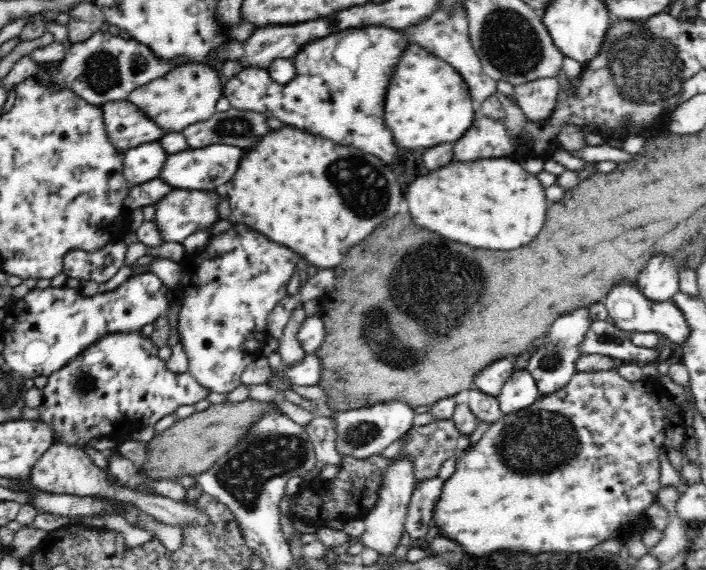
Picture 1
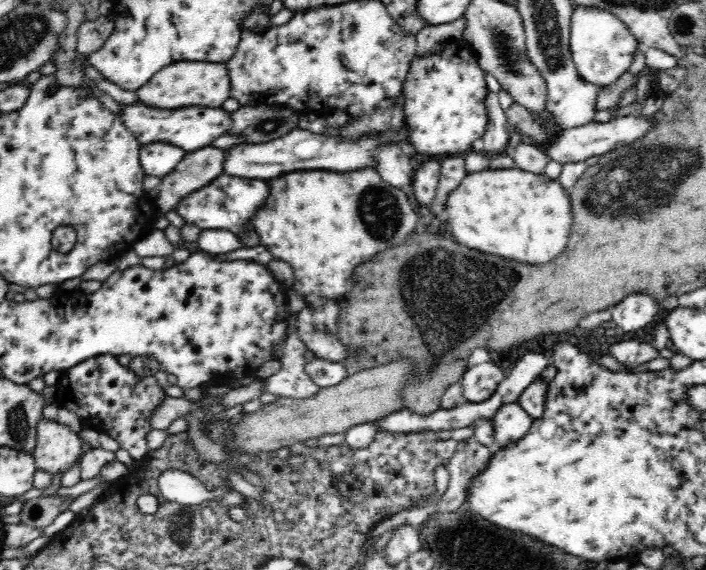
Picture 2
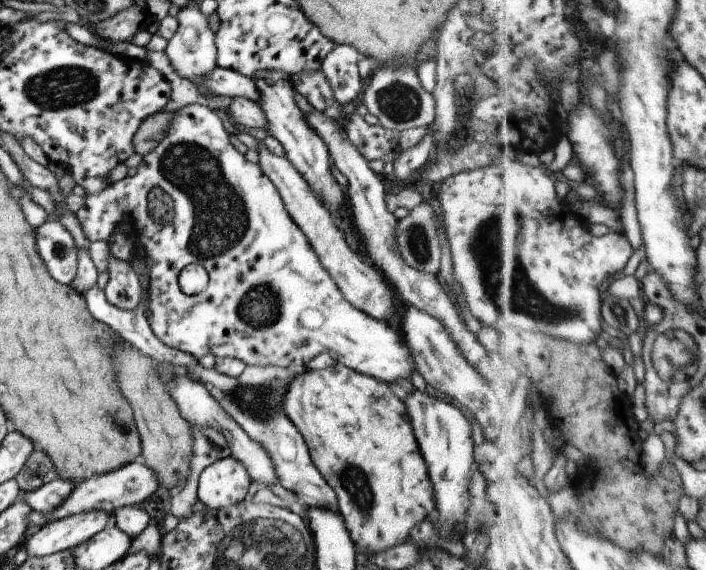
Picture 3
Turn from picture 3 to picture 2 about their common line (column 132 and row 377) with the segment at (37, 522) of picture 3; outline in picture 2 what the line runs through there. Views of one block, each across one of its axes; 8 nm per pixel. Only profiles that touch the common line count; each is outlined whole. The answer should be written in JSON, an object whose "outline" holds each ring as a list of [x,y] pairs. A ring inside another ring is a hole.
{"outline":[[[494,359],[467,368],[461,377],[463,395],[469,403],[488,400],[505,379],[504,372],[498,367]]]}

